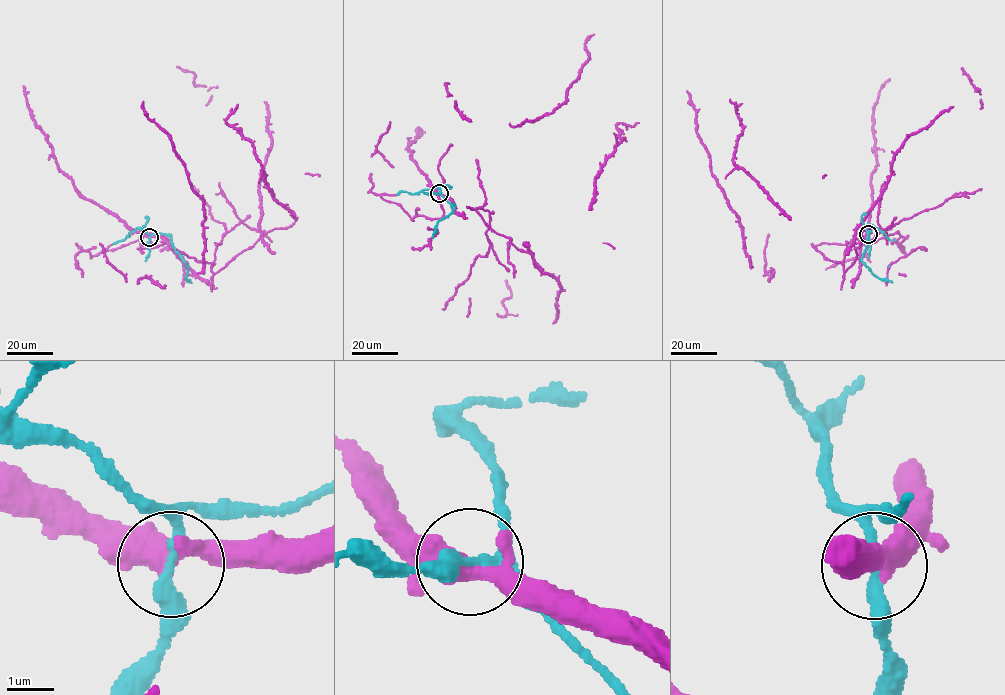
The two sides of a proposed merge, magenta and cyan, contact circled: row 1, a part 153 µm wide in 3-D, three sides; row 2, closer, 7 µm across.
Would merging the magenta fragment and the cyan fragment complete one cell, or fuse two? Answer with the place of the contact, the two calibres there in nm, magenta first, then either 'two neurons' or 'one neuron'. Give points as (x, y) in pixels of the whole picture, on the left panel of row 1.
(149, 237) | 360/280 nm | one neuron

